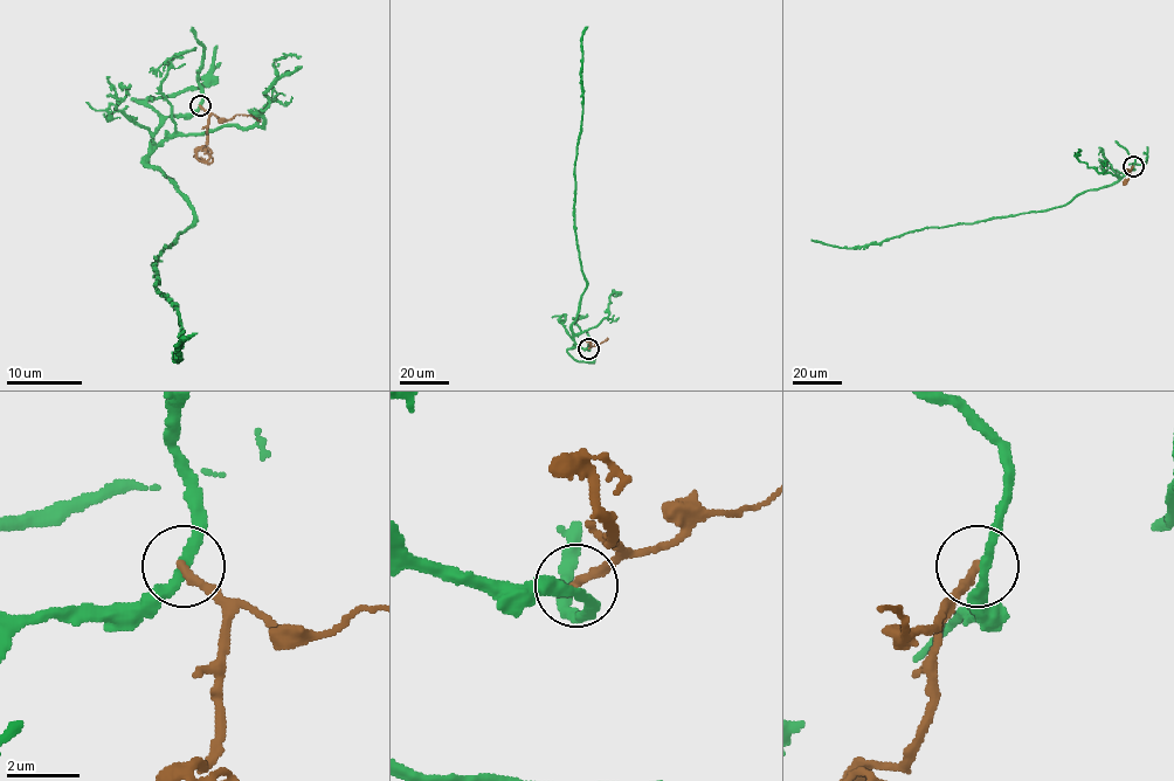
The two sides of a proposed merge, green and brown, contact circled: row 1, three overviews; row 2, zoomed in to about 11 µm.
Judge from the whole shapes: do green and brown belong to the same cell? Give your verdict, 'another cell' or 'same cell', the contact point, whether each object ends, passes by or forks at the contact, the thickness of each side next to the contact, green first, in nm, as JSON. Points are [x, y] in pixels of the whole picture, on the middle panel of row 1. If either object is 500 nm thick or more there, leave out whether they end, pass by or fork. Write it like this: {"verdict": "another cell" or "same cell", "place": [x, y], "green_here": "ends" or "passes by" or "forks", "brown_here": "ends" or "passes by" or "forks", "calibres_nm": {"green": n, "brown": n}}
{"verdict": "another cell", "place": [588, 348], "green_here": "passes by", "brown_here": "ends", "calibres_nm": {"green": 280, "brown": 240}}

